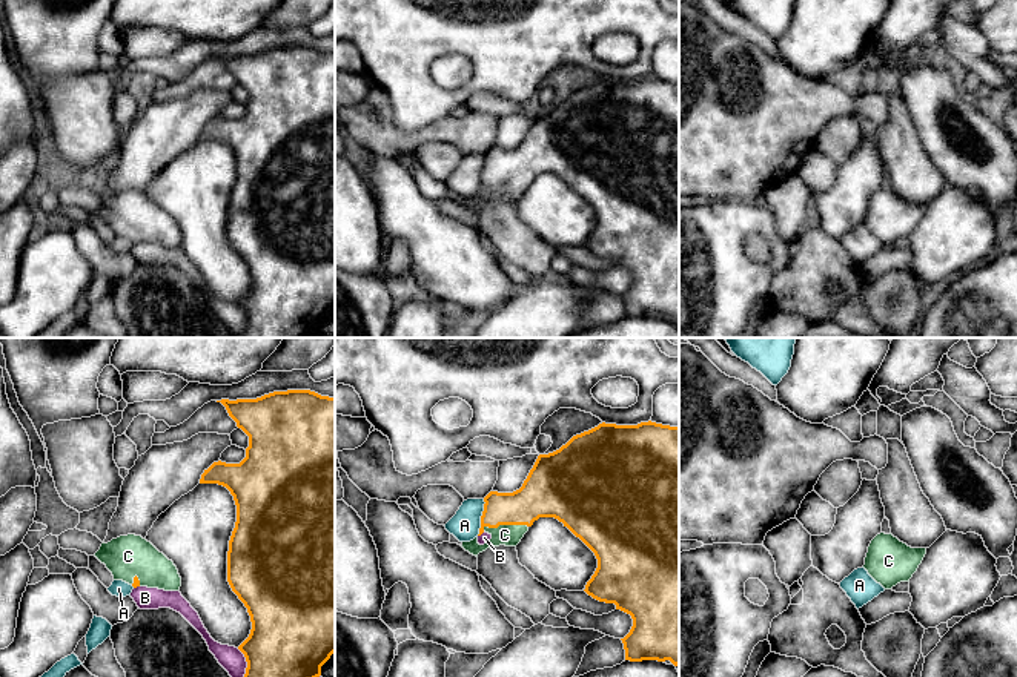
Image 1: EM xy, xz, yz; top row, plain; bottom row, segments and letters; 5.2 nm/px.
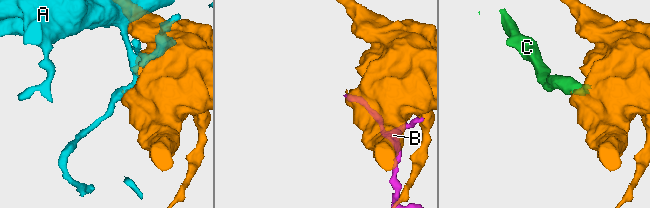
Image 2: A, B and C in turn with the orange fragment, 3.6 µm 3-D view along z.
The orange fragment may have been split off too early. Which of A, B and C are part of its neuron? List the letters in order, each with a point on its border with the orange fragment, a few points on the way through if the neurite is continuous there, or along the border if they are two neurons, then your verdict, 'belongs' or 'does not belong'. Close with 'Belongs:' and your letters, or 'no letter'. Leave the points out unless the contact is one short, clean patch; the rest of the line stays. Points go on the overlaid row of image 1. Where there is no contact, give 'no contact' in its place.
A: contact xz (481, 518); does not belong
B: contact xy (246, 660); does not belong
C: contact xz (504, 524); way xz (541, 495), (520, 508), (504, 524), (504, 534); belongs
Belongs: C

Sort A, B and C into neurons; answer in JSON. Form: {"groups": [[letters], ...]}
{"groups": [["A"], ["B"], ["C"]]}

